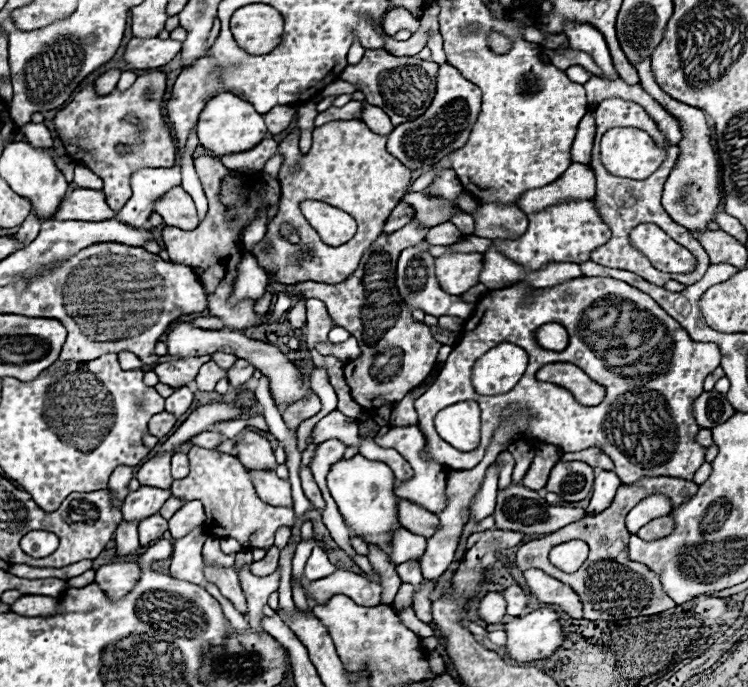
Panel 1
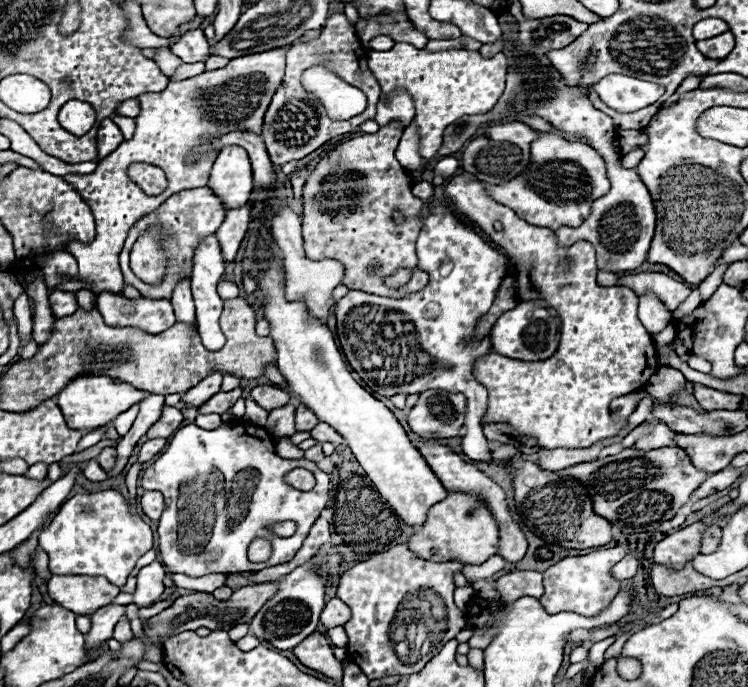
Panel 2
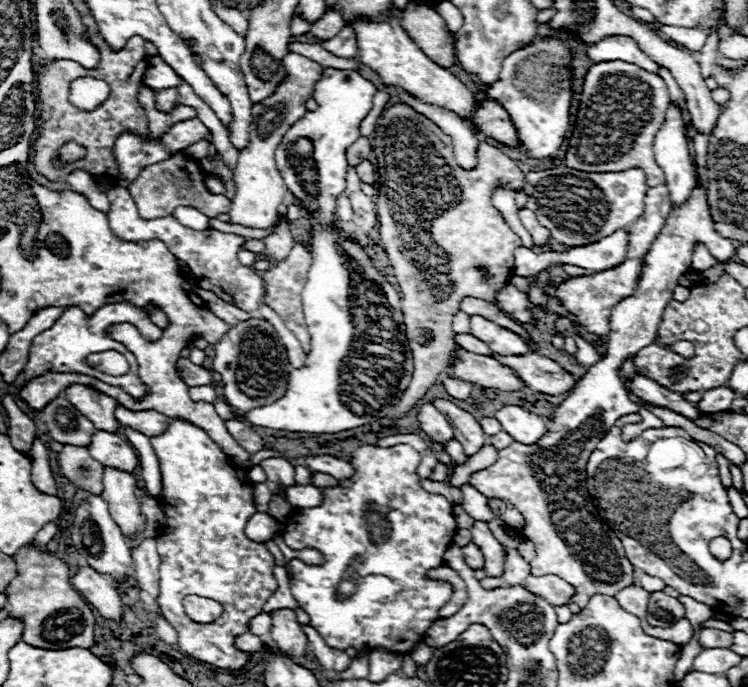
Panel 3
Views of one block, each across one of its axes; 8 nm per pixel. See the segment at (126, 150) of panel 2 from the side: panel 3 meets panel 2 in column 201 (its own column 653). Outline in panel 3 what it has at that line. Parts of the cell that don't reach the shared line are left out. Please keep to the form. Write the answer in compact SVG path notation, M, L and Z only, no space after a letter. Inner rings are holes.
M622 60L594 64L584 76L564 164L582 172L624 172L626 168L642 168L648 188L664 184L664 174L654 162L652 142L664 122L668 104L668 88L658 74L650 74Z

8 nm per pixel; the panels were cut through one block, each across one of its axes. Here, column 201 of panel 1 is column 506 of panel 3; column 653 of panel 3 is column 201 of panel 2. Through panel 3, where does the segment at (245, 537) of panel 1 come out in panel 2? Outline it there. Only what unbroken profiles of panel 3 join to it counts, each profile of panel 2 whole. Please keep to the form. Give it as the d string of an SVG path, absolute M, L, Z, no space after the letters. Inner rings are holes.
M208 236L208 240L204 240L204 244L200 244L200 248L196 248L190 288L192 288L192 296L194 296L194 302L196 302L200 342L210 350L216 350L218 346L224 346L224 334L220 332L220 326L218 326L218 318L220 318L220 312L222 312L222 300L216 292L216 284L220 282L220 278L224 274L224 266L226 264L222 260L222 252L220 252L216 236Z

